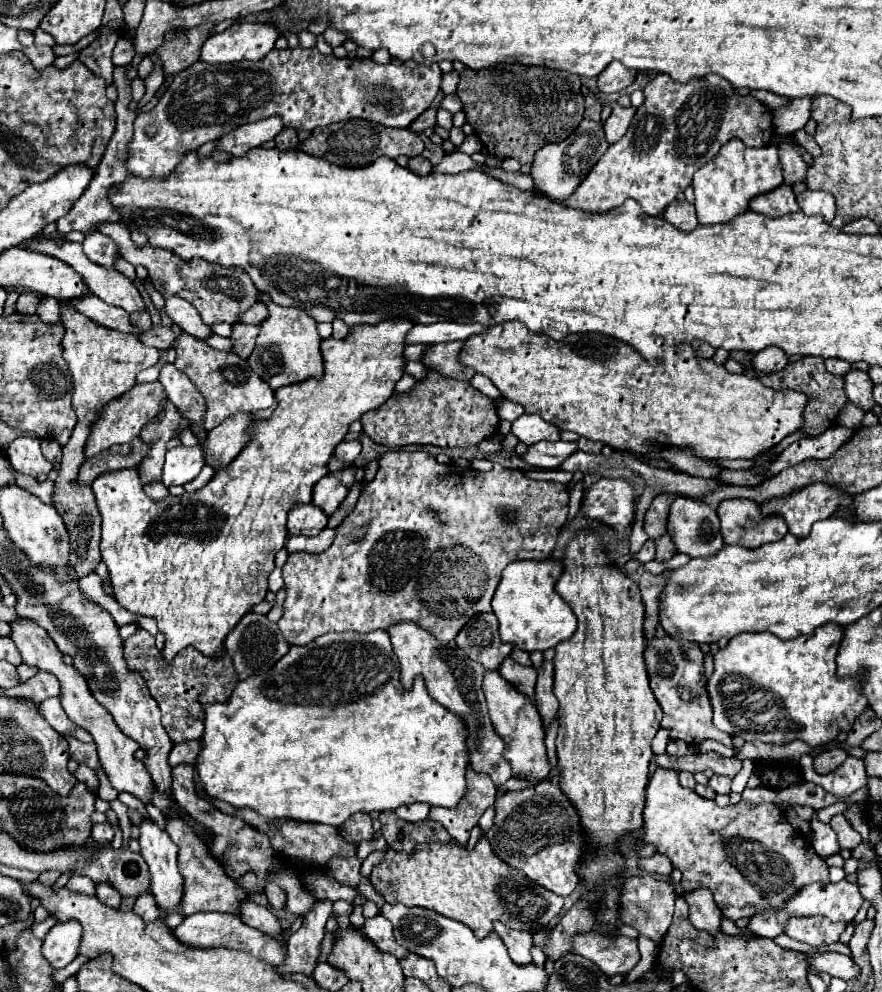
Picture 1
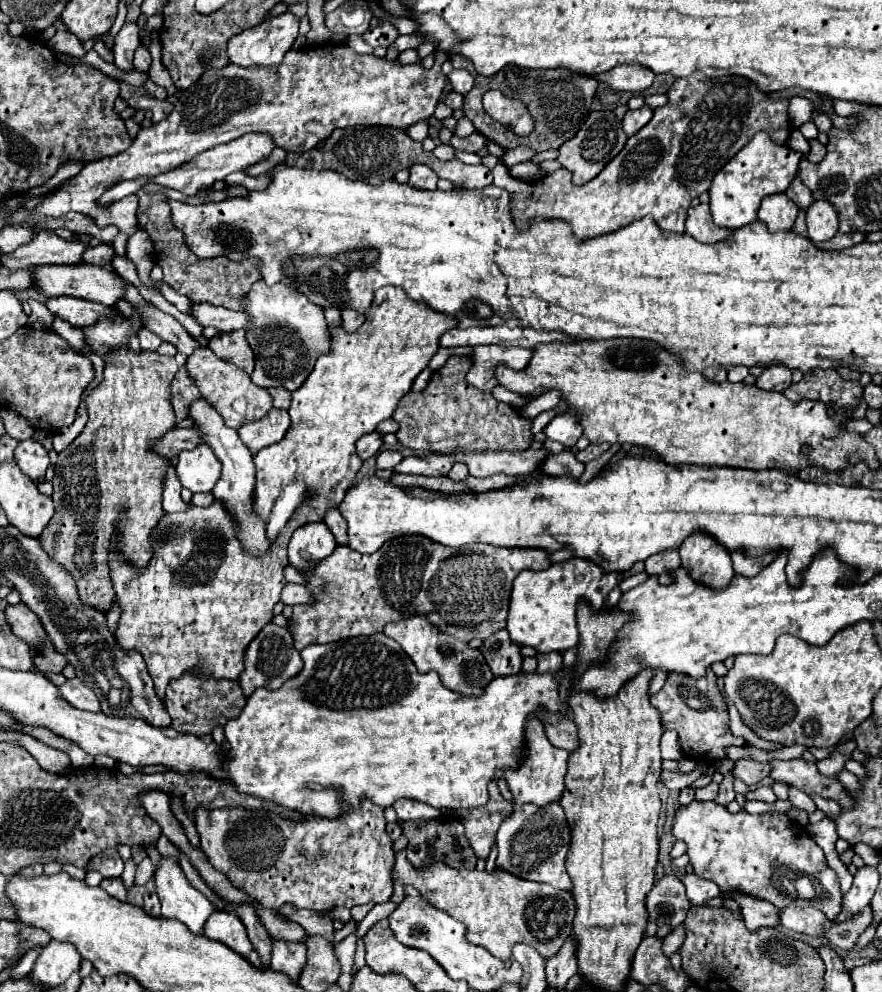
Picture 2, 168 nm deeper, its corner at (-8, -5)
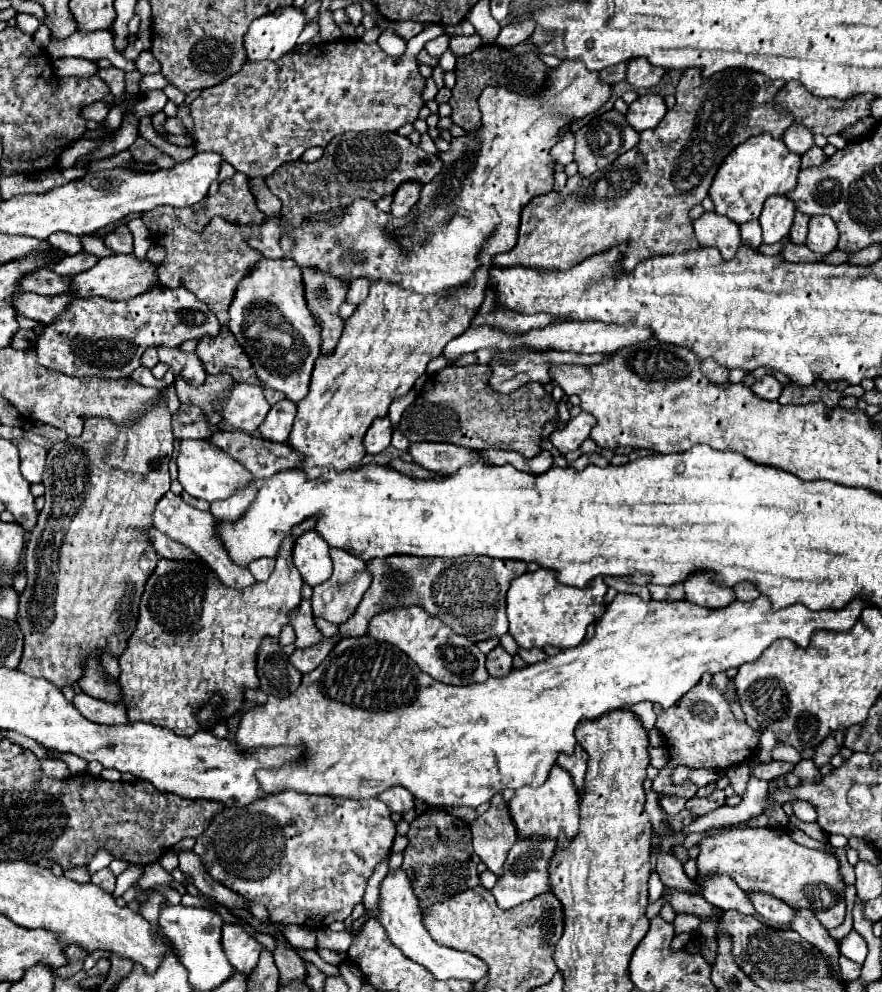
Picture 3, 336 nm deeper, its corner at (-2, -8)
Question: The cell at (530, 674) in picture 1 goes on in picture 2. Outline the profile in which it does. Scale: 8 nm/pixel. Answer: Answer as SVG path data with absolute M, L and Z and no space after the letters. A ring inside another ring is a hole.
M566 719L566 723L554 723L554 727L546 729L546 735L554 747L566 749L570 753L578 749L578 731L570 719Z

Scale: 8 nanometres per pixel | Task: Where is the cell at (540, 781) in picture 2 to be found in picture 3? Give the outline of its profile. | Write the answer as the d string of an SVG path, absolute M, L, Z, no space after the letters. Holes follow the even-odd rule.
M552 766L552 774L548 774L548 782L544 782L544 786L522 786L516 790L514 798L508 802L508 810L522 838L532 834L538 834L542 838L556 838L562 830L568 838L572 838L578 830L578 802L580 796L572 782L572 776L564 768Z

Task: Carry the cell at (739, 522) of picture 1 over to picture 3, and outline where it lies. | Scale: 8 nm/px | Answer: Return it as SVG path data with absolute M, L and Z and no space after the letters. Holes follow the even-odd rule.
M740 582L740 584L736 584L734 592L736 592L738 600L754 600L754 598L760 596L760 592L756 590L756 584L752 584L752 582Z

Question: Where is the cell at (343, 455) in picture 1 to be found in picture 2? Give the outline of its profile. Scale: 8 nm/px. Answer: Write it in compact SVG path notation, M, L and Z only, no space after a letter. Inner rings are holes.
M374 431L374 433L364 435L364 437L358 441L356 451L358 451L358 455L360 455L362 459L370 459L372 455L376 455L376 451L380 449L380 445L382 445L382 433Z

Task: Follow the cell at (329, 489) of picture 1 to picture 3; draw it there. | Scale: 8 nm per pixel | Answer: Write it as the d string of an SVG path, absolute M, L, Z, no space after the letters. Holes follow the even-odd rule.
M330 548L330 558L334 562L334 572L326 582L314 586L314 594L312 594L310 602L312 602L314 616L320 616L320 618L324 618L328 622L334 622L334 624L342 624L342 622L346 622L346 618L350 614L354 614L354 610L356 610L358 602L362 600L364 592L368 590L372 578L368 574L366 566L364 566L364 560L356 558L354 554L350 554L346 550Z

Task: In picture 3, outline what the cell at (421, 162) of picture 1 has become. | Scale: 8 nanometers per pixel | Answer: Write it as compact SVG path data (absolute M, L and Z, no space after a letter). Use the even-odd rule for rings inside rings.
M402 182L398 186L398 190L394 192L394 202L392 202L390 214L396 218L404 218L408 214L408 210L420 200L420 190L422 190L420 182Z

